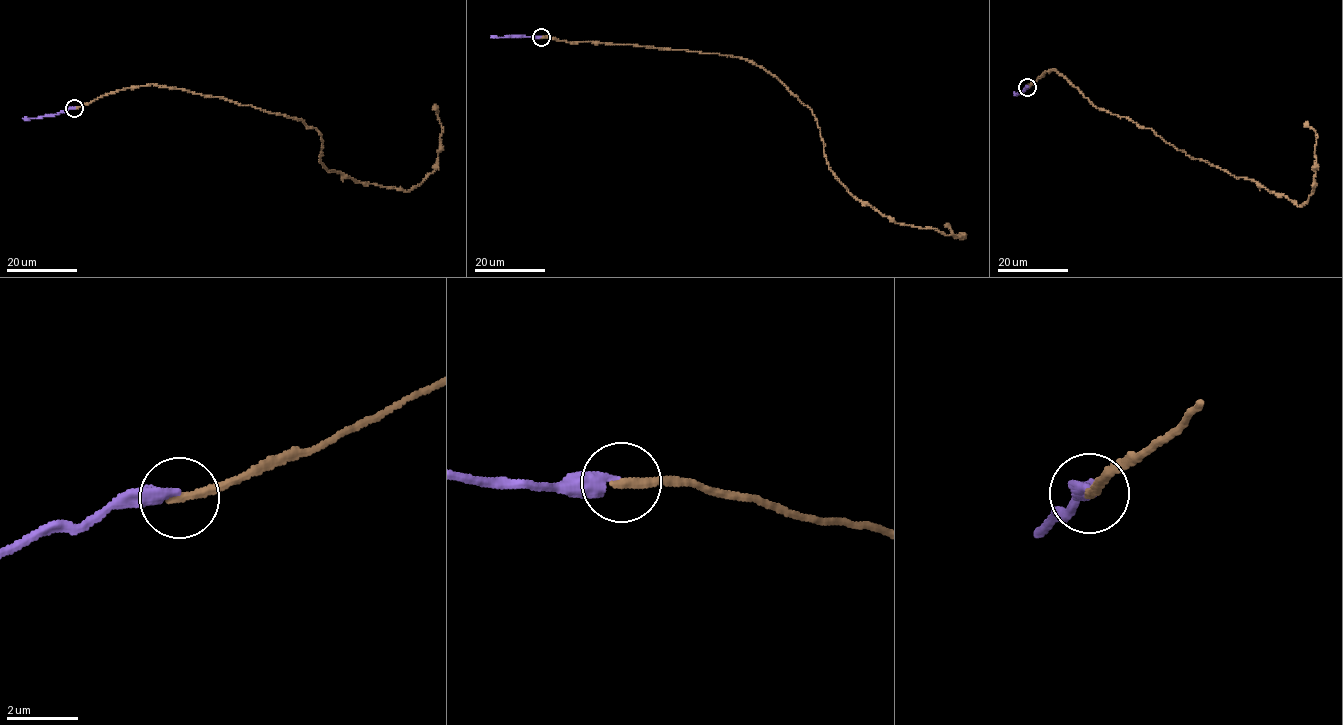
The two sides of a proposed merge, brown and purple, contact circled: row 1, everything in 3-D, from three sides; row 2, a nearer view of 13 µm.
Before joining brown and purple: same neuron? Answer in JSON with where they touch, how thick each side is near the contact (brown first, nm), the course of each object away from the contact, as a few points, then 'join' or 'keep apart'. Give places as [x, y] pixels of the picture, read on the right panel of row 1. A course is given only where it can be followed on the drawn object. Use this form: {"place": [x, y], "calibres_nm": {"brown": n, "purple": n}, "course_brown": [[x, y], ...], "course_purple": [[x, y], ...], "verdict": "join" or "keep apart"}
{"place": [1027, 87], "calibres_nm": {"brown": 260, "purple": 360}, "course_brown": [[1027, 87], [1056, 70], [1097, 107], [1298, 206], [1314, 190], [1317, 136], [1304, 123]], "course_purple": [[1027, 87], [1015, 93]], "verdict": "keep apart"}

